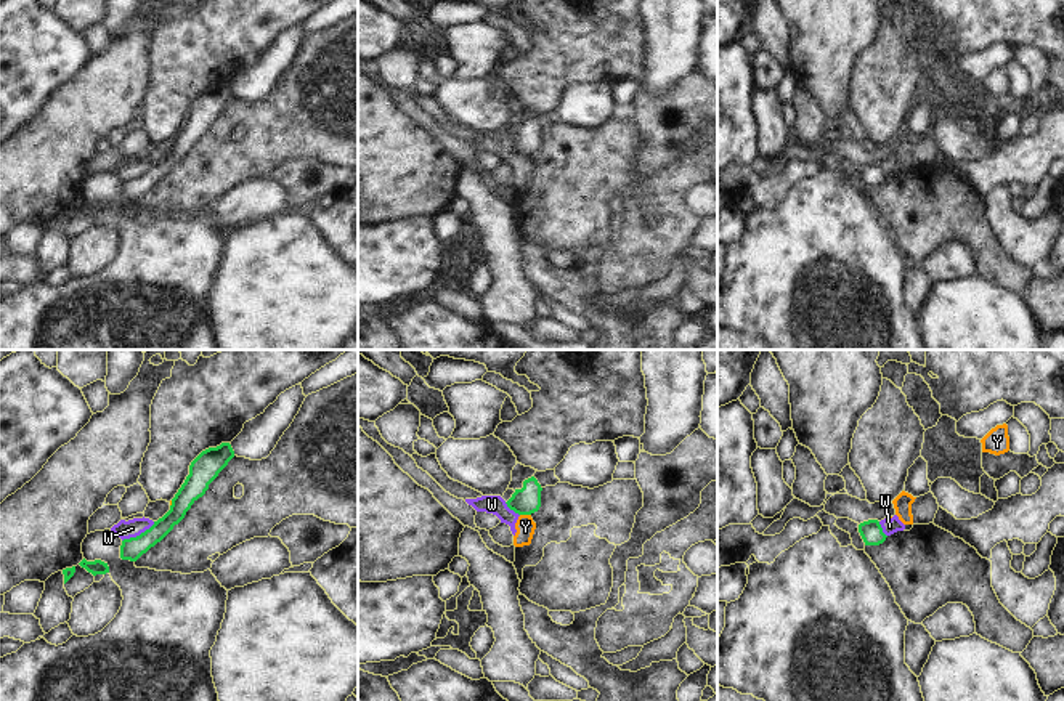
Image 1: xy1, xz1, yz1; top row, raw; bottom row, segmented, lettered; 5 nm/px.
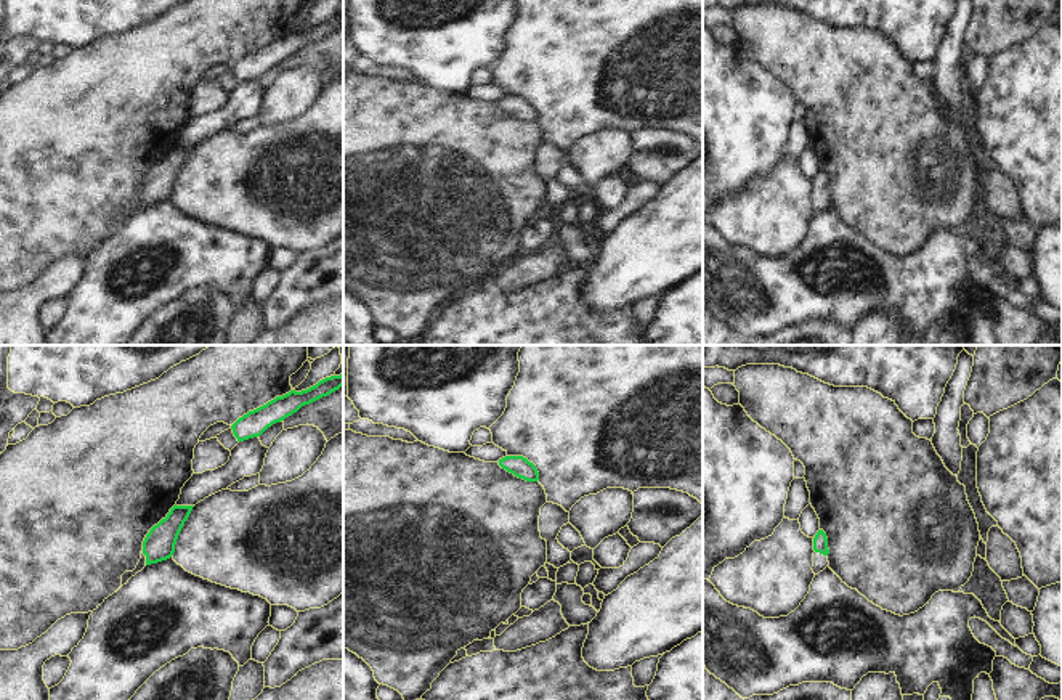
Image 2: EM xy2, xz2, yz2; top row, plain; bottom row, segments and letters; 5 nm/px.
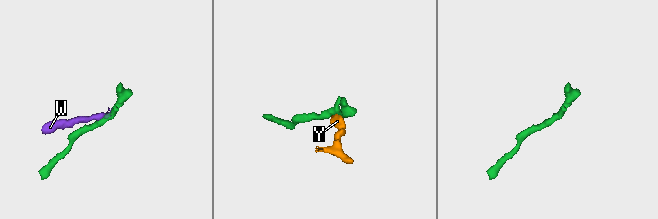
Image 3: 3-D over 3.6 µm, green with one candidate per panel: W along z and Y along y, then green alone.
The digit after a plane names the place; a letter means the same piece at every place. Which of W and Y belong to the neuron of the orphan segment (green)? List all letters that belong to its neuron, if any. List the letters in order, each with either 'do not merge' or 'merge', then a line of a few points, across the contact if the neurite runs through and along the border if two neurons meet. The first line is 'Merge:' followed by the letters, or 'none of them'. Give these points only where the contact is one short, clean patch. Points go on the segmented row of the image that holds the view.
Merge: none of them
W: do not merge | xy1 (154, 522), (138, 534), (122, 541)
Y: do not merge | xz1 (520, 514), (530, 515)

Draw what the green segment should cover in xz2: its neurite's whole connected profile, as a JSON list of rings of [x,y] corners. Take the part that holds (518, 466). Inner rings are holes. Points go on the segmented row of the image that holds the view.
[[[505,456],[499,459],[499,466],[507,472],[513,474],[515,477],[523,478],[526,482],[539,480],[539,472],[536,466],[523,456]]]

